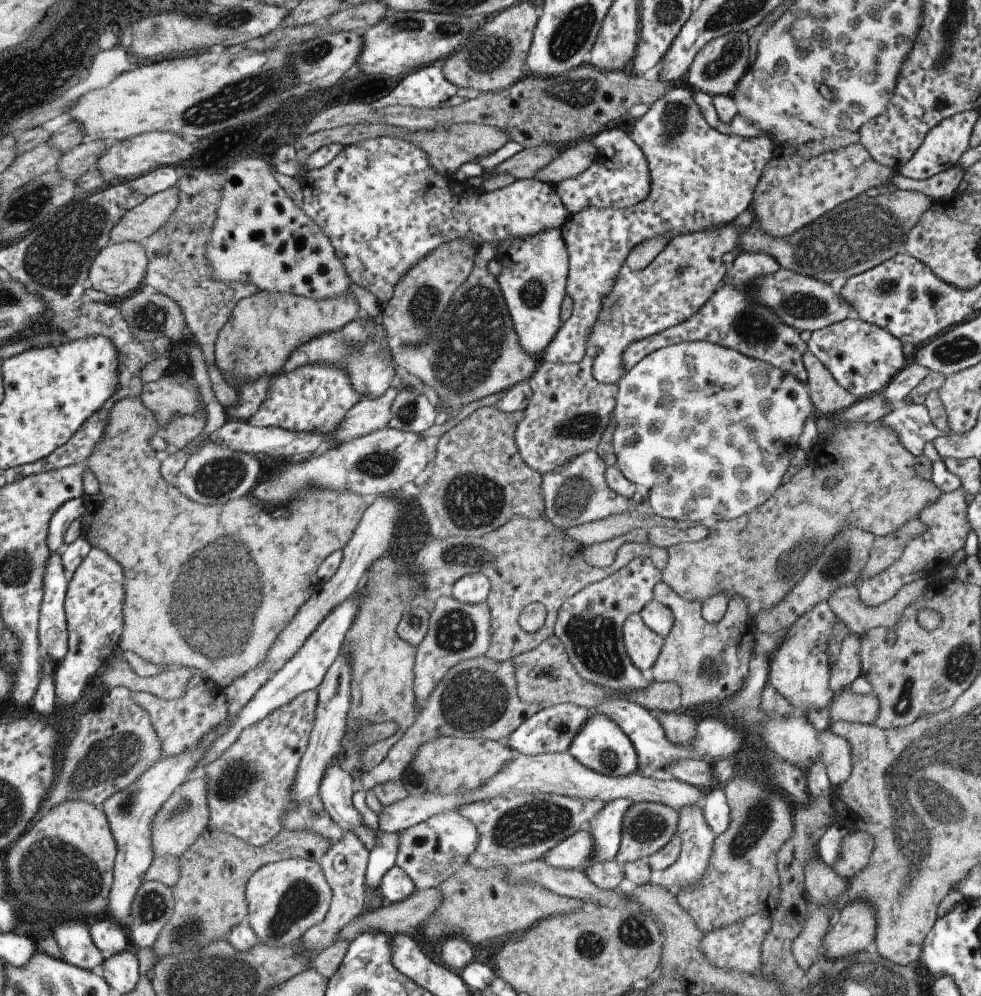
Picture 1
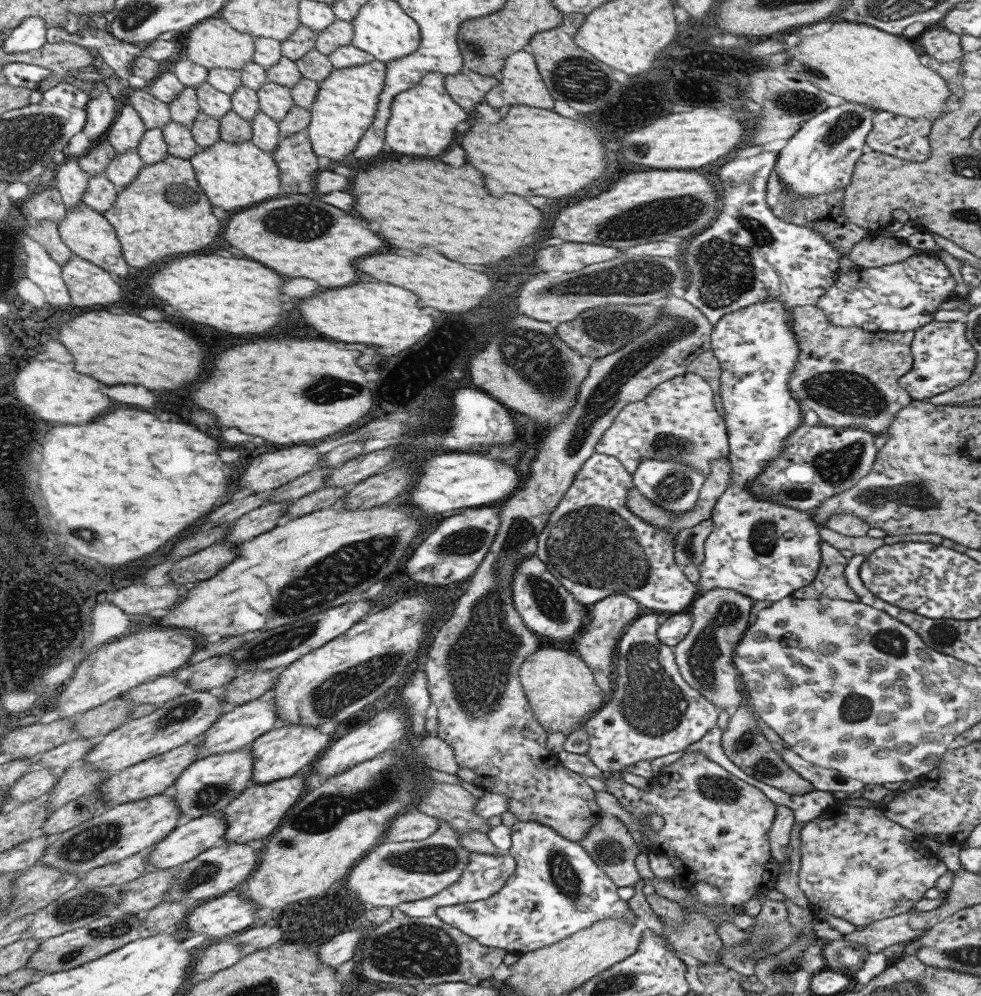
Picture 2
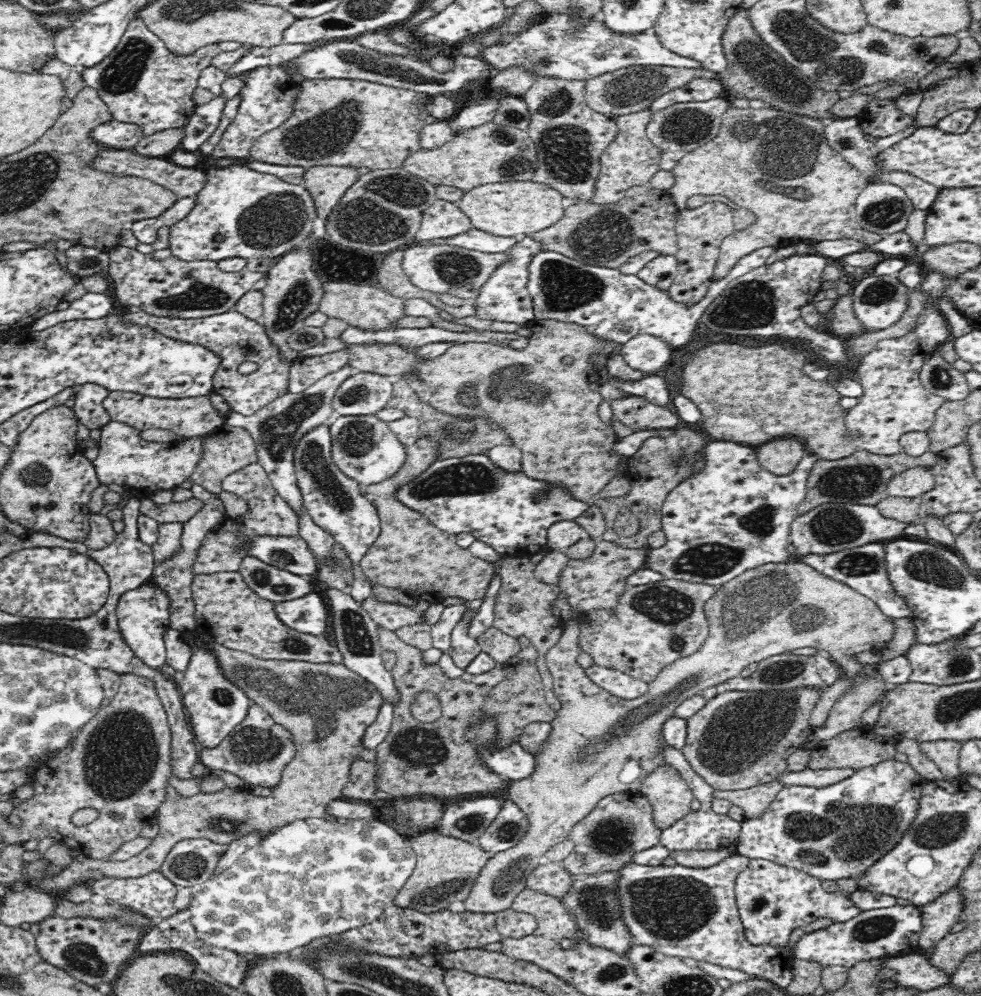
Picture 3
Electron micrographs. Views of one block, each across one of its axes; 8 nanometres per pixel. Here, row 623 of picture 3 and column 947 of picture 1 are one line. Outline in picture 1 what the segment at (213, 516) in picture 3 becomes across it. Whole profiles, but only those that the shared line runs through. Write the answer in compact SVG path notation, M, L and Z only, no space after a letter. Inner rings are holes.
M956 165L948 170L944 170L944 172L939 172L929 179L920 181L905 177L898 172L896 176L890 180L890 183L895 184L898 189L922 192L922 194L926 194L928 198L938 200L956 194L956 188L958 188L960 182L962 182L964 171L963 167Z

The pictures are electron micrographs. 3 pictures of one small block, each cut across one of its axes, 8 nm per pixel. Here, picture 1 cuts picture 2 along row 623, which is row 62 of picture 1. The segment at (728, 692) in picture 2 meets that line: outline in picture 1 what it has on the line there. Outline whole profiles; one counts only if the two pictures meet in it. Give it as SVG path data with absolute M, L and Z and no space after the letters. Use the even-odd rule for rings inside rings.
M728 32L724 36L718 36L702 46L697 52L684 82L695 92L702 91L714 96L732 95L732 90L740 82L740 78L746 74L749 68L749 36L748 32Z

